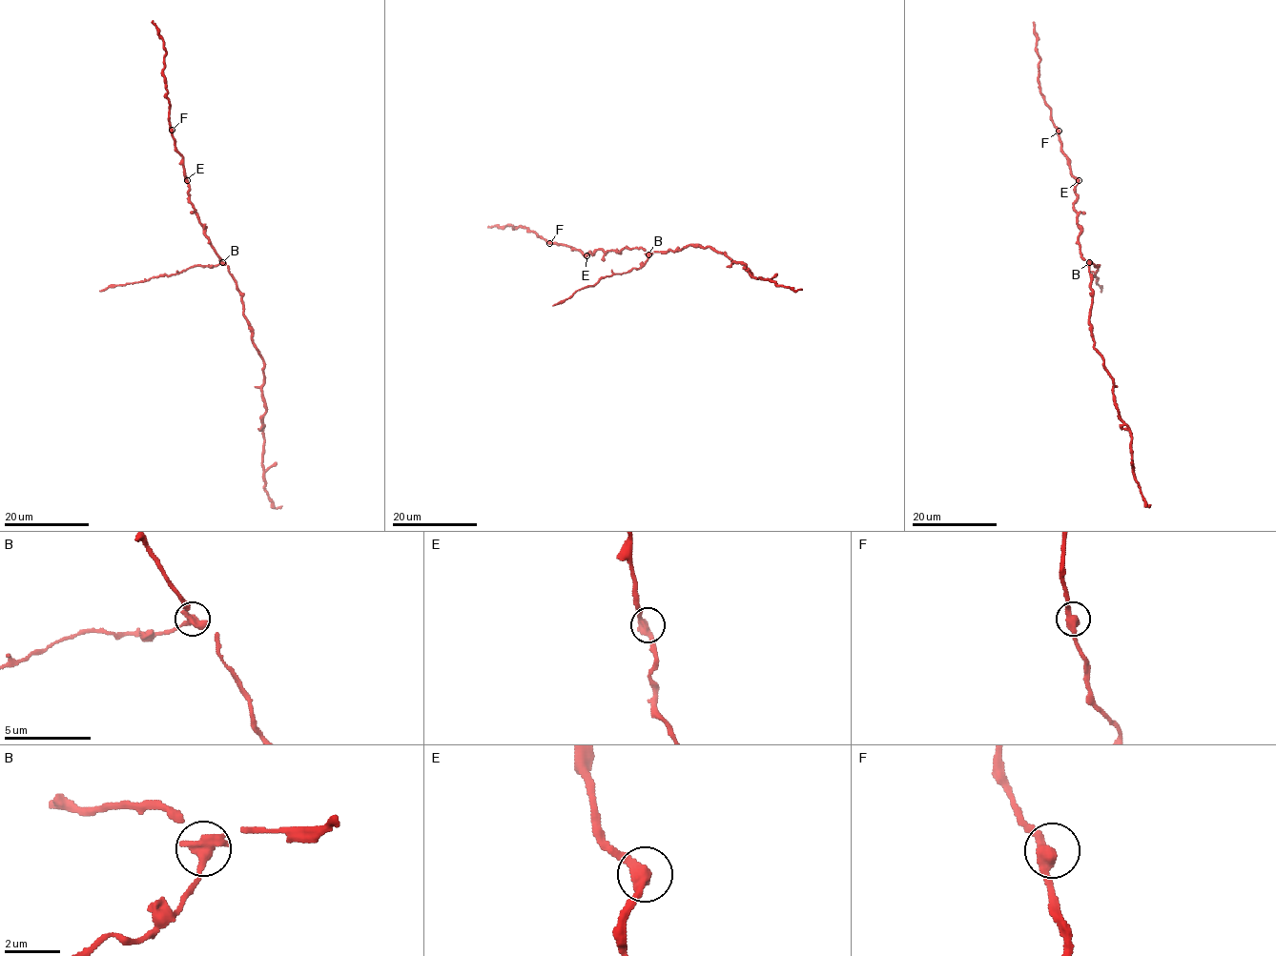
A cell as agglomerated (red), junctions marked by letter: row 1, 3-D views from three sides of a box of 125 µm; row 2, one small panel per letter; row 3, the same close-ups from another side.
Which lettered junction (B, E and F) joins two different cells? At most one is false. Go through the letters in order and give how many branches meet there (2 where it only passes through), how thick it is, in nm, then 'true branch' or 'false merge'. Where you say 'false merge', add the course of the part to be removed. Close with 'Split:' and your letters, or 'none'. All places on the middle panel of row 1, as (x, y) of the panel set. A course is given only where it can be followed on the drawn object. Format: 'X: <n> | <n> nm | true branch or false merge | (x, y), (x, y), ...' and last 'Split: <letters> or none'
B: 1 | 550 nm | true branch
E: 2 | 360 nm | true branch
F: 2 | 400 nm | true branch
Split: none

